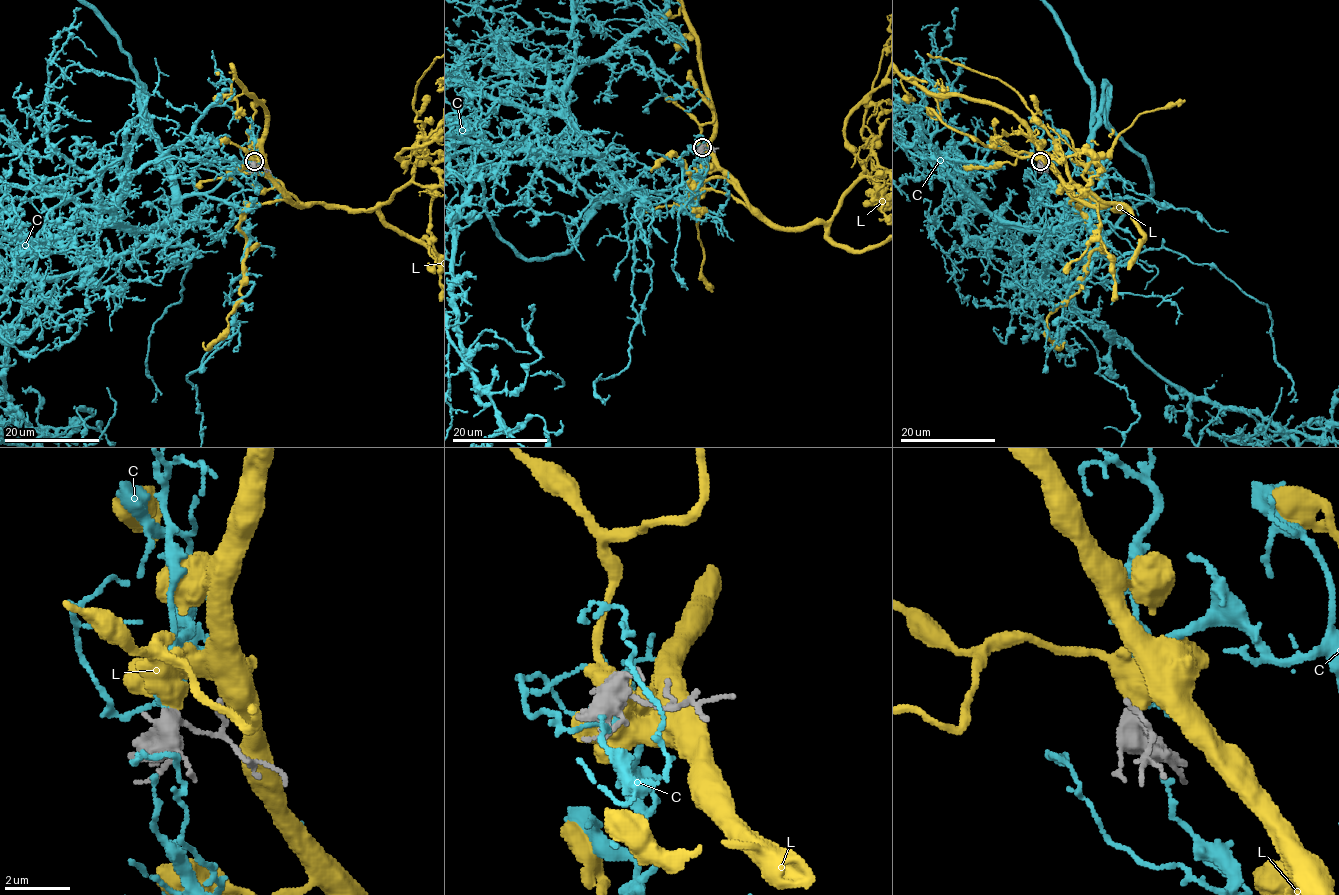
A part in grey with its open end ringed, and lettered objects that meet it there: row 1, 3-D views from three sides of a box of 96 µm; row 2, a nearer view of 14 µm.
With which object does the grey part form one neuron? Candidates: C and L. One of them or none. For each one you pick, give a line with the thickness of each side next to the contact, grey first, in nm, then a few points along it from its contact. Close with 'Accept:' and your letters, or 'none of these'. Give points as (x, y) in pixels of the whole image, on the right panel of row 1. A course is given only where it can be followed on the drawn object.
C: 360 nm thick on the grey side, 190 nm on the other
Accept: C

